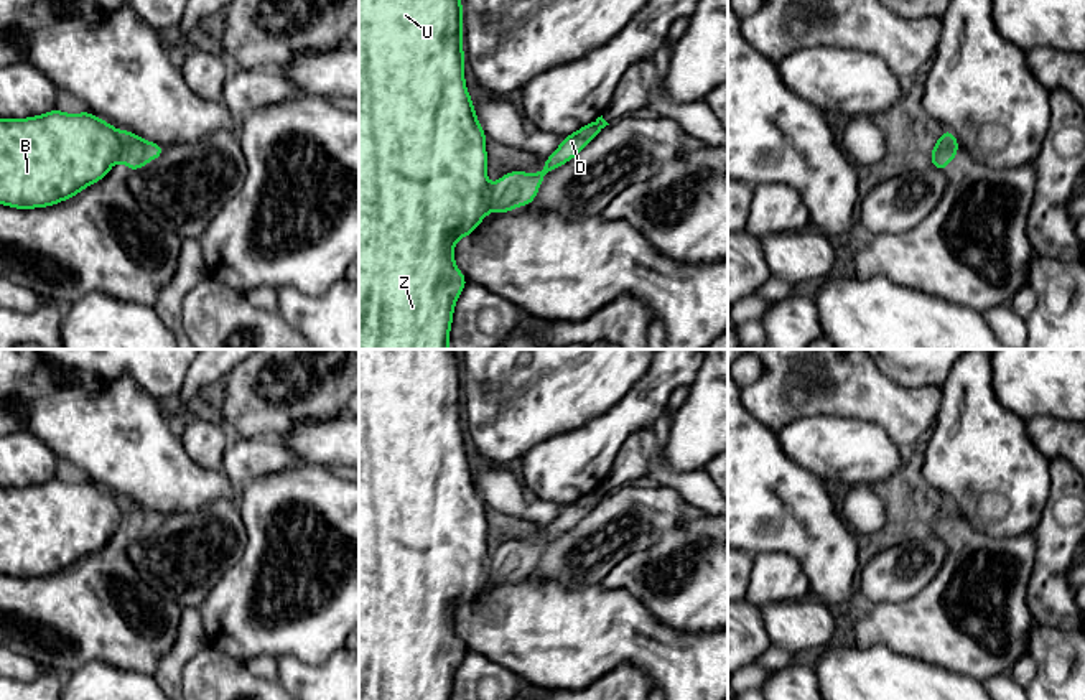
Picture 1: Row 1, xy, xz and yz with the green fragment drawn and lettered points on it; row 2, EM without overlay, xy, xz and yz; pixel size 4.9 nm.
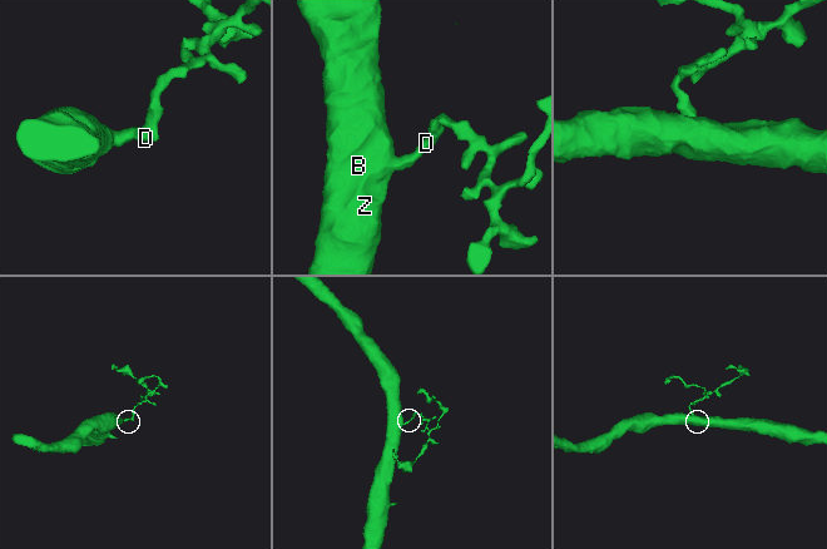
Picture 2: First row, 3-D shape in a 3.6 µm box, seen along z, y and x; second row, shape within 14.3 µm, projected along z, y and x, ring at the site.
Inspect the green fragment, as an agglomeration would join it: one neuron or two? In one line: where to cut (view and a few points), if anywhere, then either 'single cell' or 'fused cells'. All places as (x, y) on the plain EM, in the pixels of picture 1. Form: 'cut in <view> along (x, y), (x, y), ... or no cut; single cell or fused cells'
cut in xy along (117, 499), (121, 511), (119, 527); fused cells

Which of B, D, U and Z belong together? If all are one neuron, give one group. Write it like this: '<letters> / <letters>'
B U Z / D

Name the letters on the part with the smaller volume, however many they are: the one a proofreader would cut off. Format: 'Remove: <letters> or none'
Remove: D

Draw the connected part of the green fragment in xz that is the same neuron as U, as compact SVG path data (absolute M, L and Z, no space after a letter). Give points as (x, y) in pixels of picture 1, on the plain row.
M359 349L359 700L451 700L454 674L468 649L454 631L454 613L471 604L491 578L487 504L464 448L463 372L453 349Z

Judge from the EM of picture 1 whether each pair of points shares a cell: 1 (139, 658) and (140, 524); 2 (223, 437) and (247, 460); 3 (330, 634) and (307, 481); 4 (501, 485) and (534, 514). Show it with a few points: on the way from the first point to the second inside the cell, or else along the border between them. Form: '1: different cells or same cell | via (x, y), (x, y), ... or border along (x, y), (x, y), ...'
1: same cell | via (122, 623), (104, 605), (104, 575), (114, 555)
2: different cells | border along (232, 437), (224, 452), (221, 470)
3: same cell | via (272, 633), (244, 618), (260, 529)
4: same cell | via (507, 493), (526, 511)

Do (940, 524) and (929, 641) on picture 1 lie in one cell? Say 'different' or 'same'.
same

